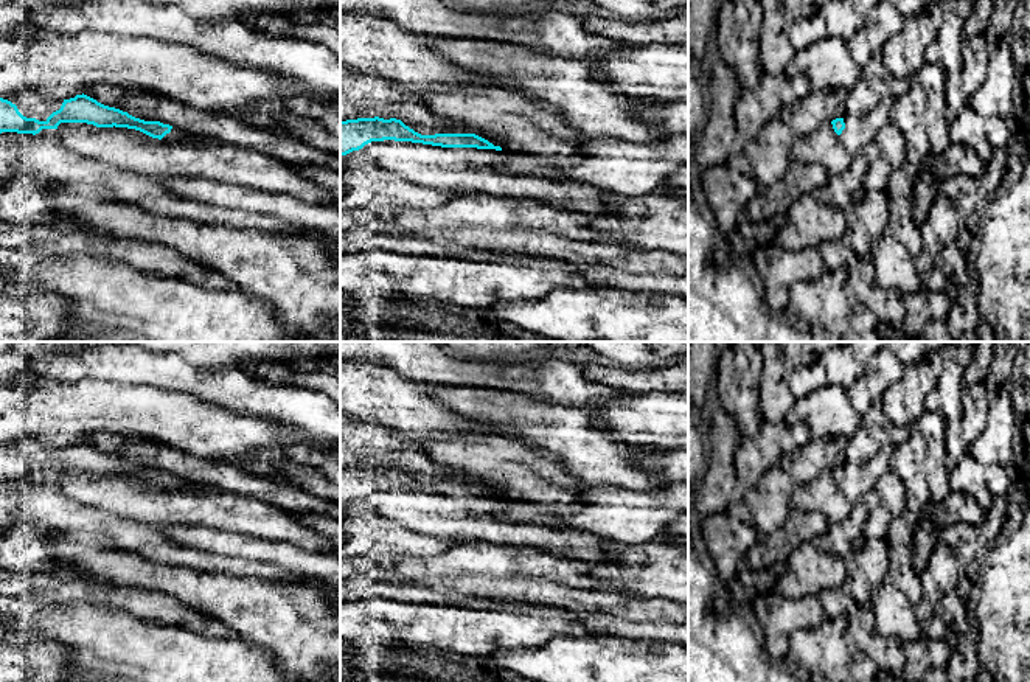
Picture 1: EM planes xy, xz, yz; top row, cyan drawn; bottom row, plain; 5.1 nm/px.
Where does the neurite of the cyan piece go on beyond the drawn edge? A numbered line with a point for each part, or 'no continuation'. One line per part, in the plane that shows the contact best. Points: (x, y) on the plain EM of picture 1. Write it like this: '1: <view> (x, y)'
1: xz (471, 518)

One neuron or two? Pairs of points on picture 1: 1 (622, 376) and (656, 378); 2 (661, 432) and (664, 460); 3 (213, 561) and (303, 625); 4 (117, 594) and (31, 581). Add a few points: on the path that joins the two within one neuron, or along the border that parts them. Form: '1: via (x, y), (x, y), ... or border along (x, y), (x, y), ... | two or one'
1: via (629, 379), (648, 379) | one
2: border along (659, 448), (671, 451) | two
3: border along (196, 567), (267, 580) | two
4: via (95, 592), (53, 591) | one

